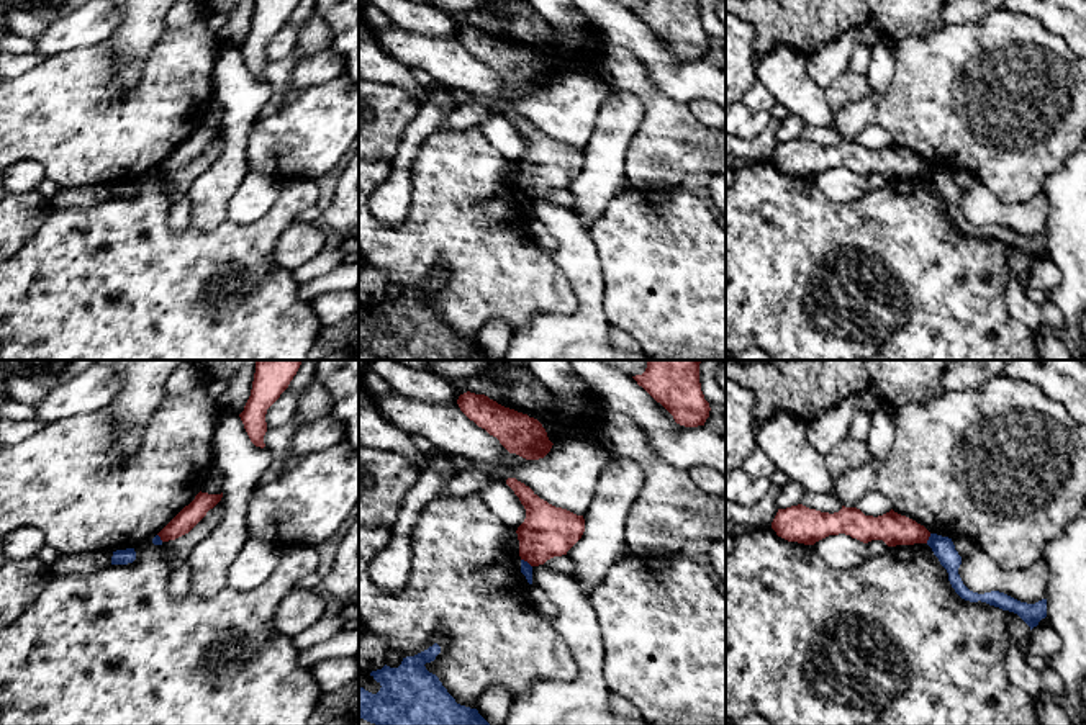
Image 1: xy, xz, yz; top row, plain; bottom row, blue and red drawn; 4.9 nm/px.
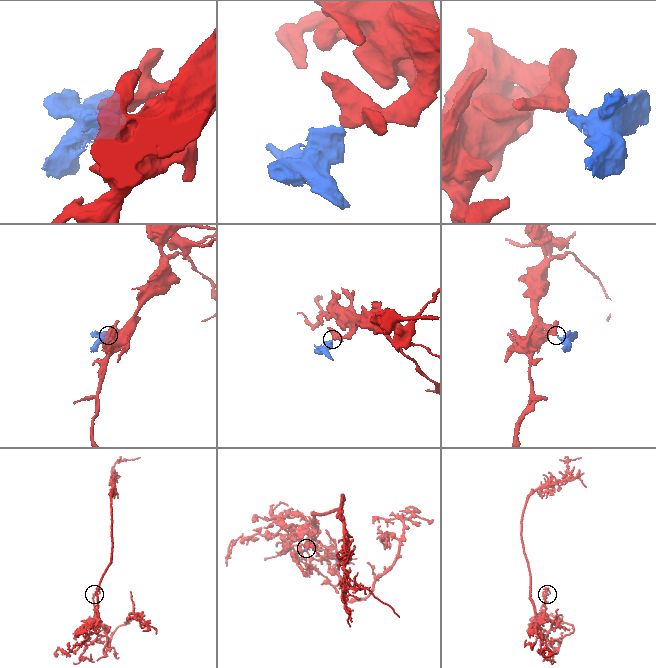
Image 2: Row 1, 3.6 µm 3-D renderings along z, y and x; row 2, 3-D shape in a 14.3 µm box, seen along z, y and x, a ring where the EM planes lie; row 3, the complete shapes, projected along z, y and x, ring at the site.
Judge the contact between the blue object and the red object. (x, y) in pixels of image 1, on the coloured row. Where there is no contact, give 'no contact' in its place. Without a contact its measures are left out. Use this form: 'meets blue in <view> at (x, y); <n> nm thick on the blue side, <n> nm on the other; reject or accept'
meets blue in xz at (526, 562); 60 nm thick on the blue side, 260 nm on the other; reject

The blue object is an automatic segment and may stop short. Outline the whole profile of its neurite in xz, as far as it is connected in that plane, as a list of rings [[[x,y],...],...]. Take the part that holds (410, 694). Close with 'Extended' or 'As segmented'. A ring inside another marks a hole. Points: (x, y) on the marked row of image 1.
[[[441,646],[403,658],[398,668],[383,666],[370,676],[382,686],[372,694],[359,686],[359,718],[375,725],[490,725],[477,709],[455,702],[439,678],[426,669]]]. As segmented

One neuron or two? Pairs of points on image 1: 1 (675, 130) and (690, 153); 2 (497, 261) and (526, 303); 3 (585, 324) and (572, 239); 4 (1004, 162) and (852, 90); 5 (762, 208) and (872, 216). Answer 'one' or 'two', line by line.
1: one
2: one
3: one
4: two
5: one

